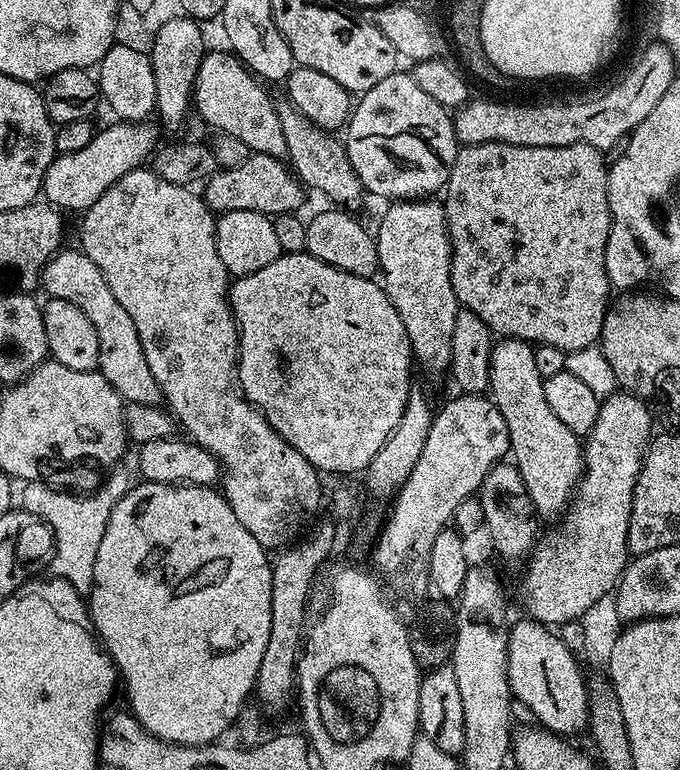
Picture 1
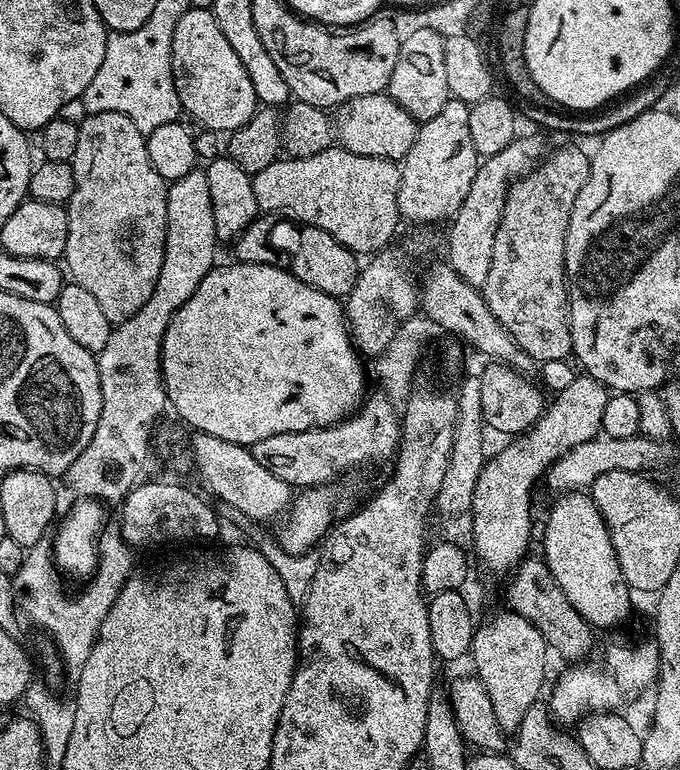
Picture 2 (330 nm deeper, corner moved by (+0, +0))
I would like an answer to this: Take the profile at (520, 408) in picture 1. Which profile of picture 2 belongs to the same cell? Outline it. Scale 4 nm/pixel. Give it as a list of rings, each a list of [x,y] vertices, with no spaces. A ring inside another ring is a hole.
[[[587,491],[566,492],[557,500],[560,501],[548,512],[542,559],[581,618],[596,630],[612,628],[627,618],[634,592],[622,574],[622,566],[618,566],[606,522]]]

